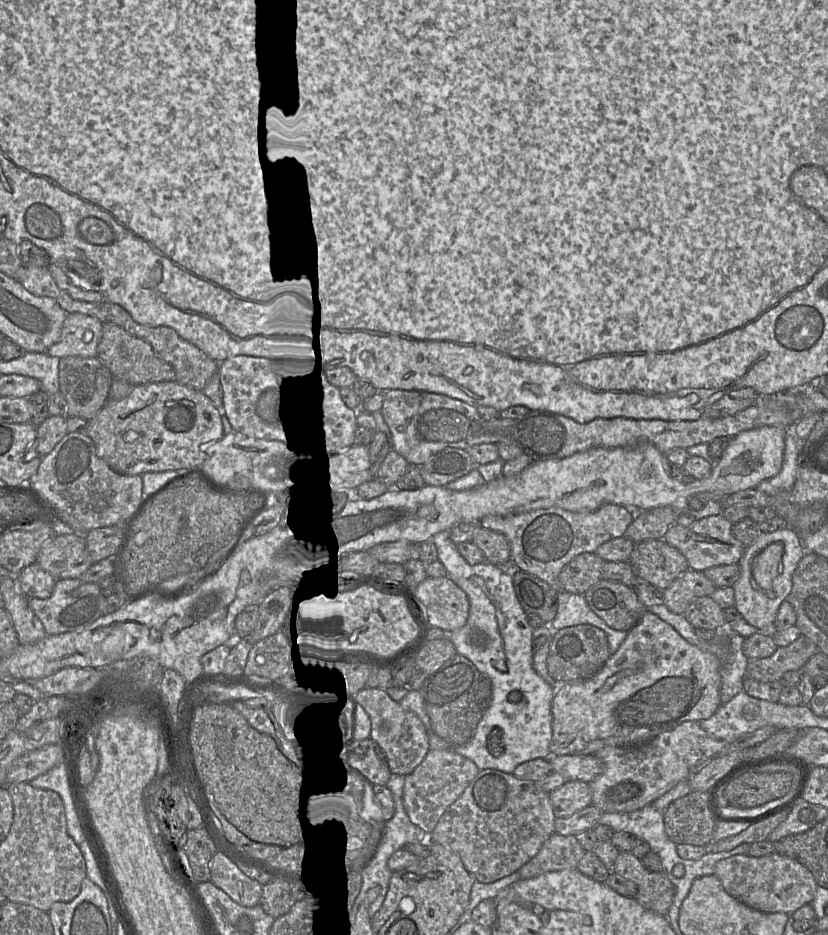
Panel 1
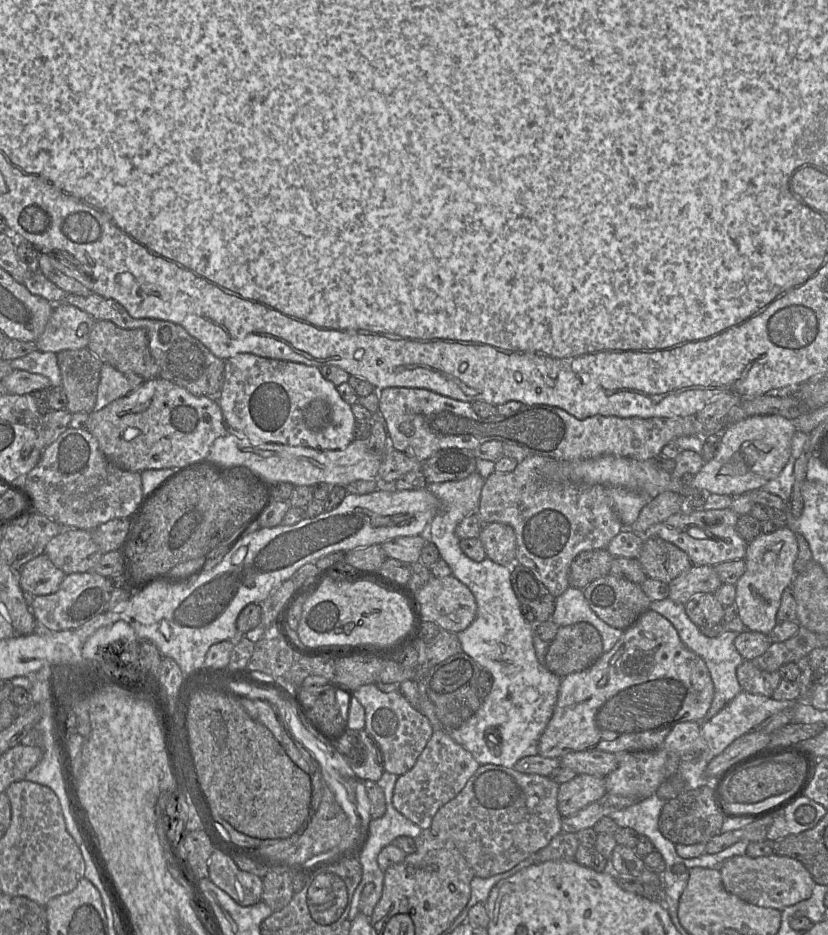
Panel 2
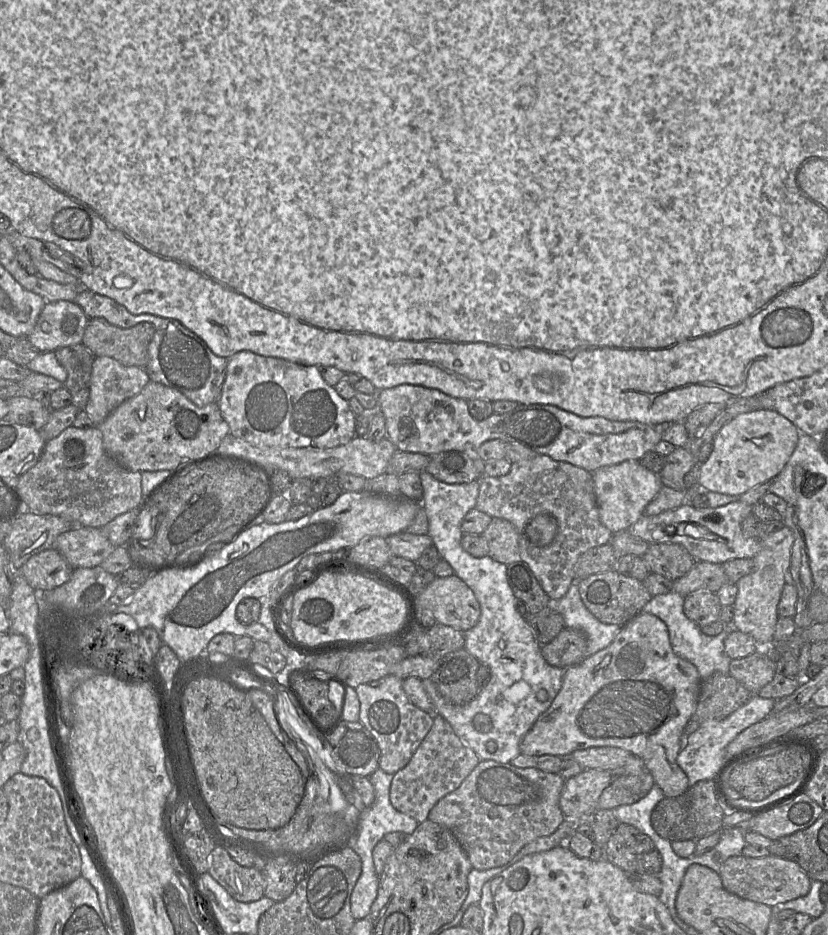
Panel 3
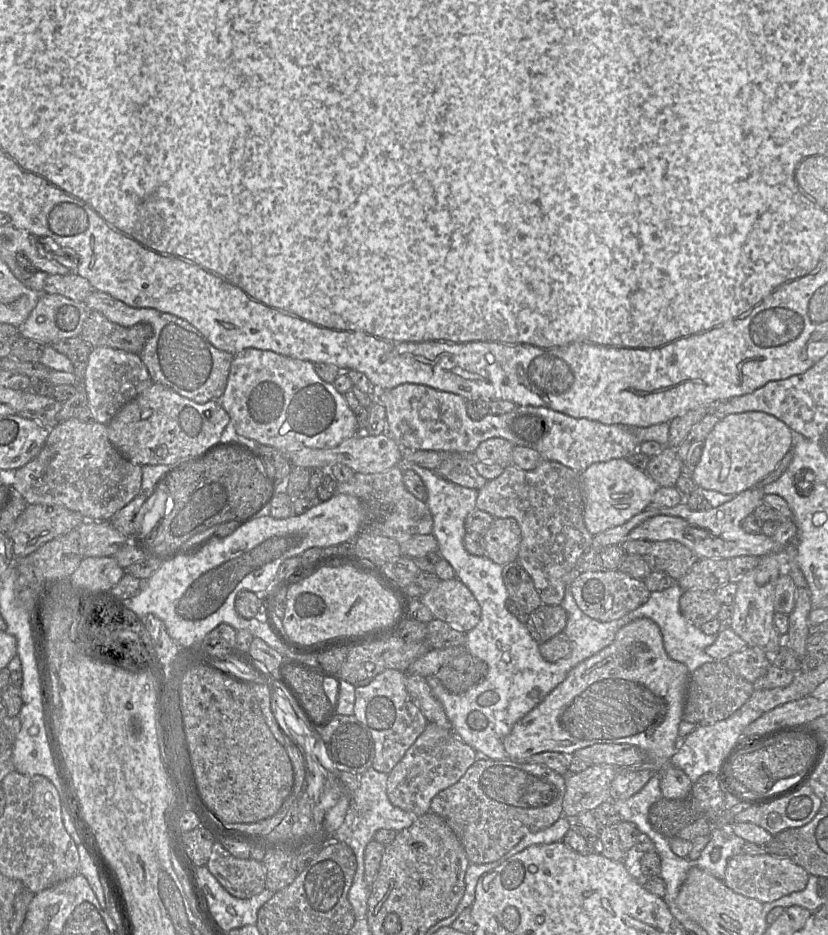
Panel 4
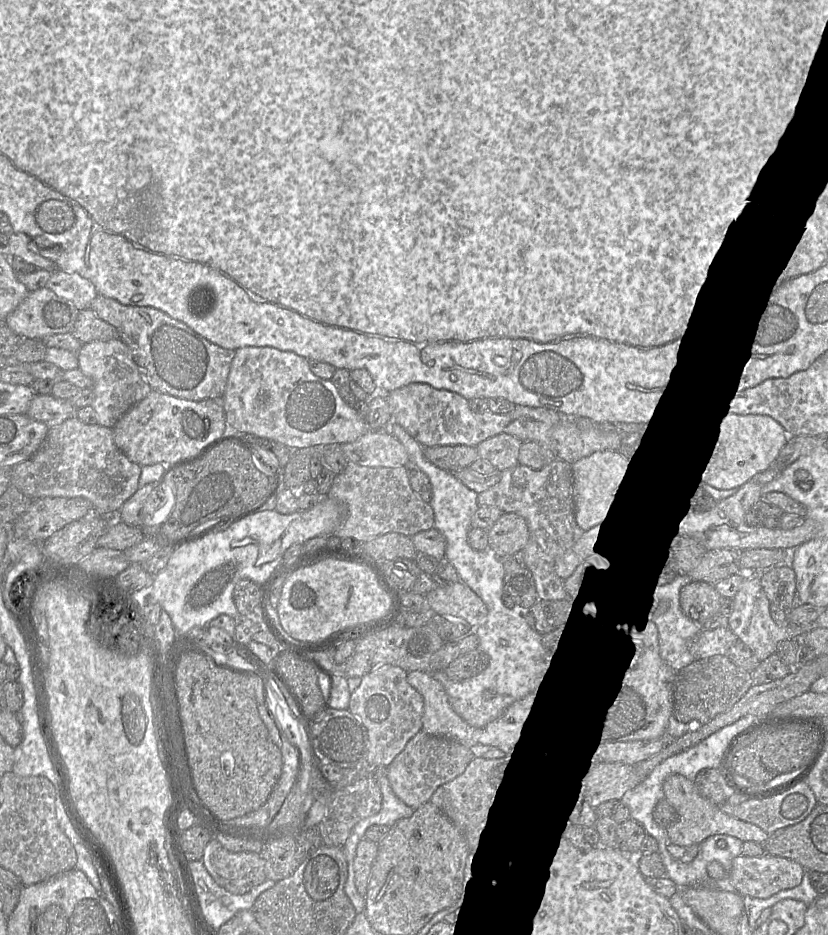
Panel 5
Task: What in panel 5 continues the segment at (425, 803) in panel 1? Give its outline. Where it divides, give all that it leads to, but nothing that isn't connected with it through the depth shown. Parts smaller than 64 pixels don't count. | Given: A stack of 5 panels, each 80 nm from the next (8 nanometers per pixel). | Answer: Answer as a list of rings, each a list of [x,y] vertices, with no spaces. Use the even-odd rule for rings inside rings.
[[[421,730],[386,768],[386,775],[395,795],[416,810],[431,800],[438,787],[461,775],[473,759],[470,747]]]

